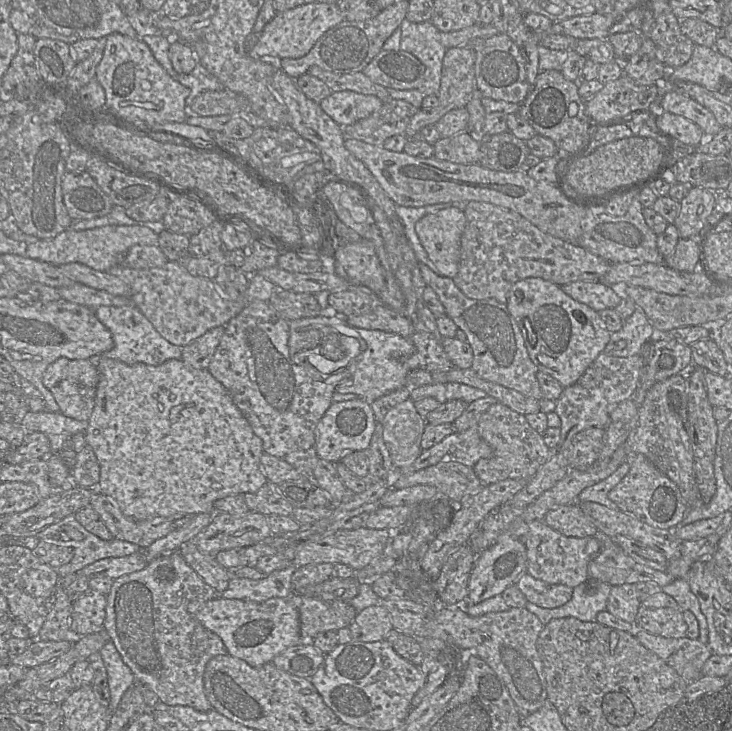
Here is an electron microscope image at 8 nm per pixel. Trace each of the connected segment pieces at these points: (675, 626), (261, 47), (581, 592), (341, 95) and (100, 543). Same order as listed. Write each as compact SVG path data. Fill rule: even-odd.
M662 591L640 605L635 625L638 629L666 638L686 637L688 629L677 602Z
M313 2L278 12L262 30L261 37L253 51L258 57L301 58L309 53L324 33L342 21L344 17L335 3Z
M588 578L587 582L575 587L571 599L558 608L542 608L529 602L525 608L537 616L544 626L552 619L564 617L595 622L597 614L606 610L611 587L607 583Z
M354 91L332 92L320 103L323 111L341 127L346 127L378 111L383 102L377 96Z
M75 514L69 515L59 522L46 527L35 536L39 541L52 539L55 545L71 548L73 550L72 560L57 569L62 578L74 574L84 567L105 558L118 558L131 555L142 548L128 541L113 538L102 540L87 531L75 518ZM63 526L72 526L82 535L83 539L75 541L72 539L61 539L60 531Z

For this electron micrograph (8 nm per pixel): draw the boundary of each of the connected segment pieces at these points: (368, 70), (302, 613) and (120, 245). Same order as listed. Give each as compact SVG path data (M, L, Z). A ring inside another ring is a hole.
M381 50L362 72L386 88L409 90L424 83L426 68L409 52Z
M294 593L288 599L299 612L302 641L310 641L324 631L347 627L347 622L322 600Z
M106 225L88 230L68 228L51 239L36 239L25 245L25 256L60 266L81 263L95 270L108 272L122 264L125 254L134 245L158 245L158 234L142 225Z

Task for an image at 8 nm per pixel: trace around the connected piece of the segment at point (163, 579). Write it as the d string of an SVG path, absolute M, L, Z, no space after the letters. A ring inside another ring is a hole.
M179 549L159 556L139 571L113 581L106 596L106 618L103 629L109 635L124 663L133 672L136 682L154 692L170 706L189 706L200 712L212 709L203 687L206 664L213 657L227 654L221 638L206 629L196 618L197 612L217 597L216 591L188 565Z

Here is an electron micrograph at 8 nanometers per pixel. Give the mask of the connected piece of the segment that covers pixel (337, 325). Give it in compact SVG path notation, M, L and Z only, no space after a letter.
M256 300L249 303L225 325L224 333L207 370L227 390L236 407L250 424L254 434L261 439L263 452L284 460L312 478L312 471L319 459L315 447L316 426L332 403L336 385L348 375L346 366L356 354L360 353L356 339L361 336L357 328L355 329L341 319L334 318L333 315L327 314L322 317L321 314L300 319L301 325L307 326L301 326L296 330L310 327L321 333L323 328L321 326L338 330L340 343L343 346L344 341L348 354L345 352L339 360L330 360L322 355L322 346L319 344L313 349L299 351L293 363L288 349L289 321L274 310L268 301Z

